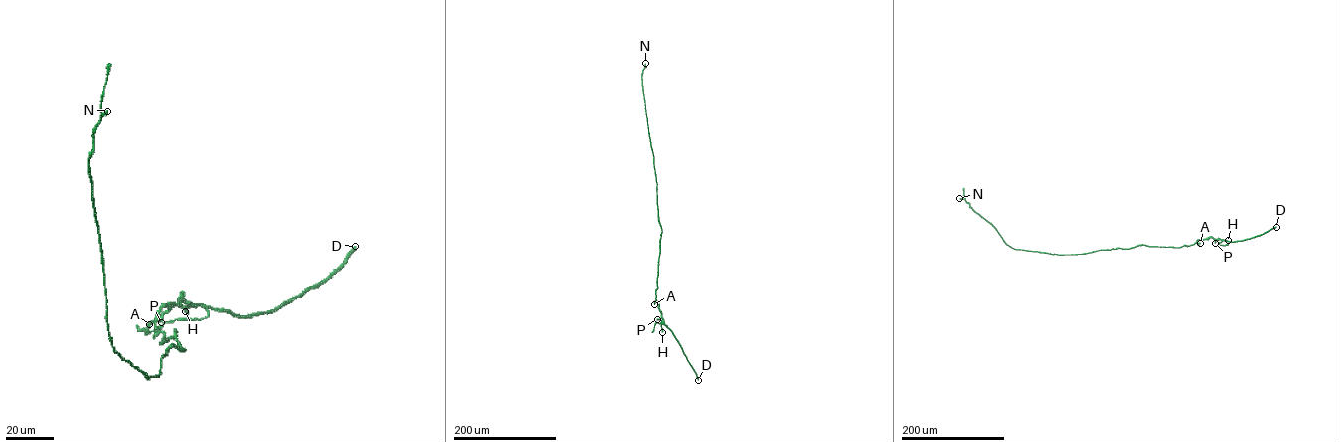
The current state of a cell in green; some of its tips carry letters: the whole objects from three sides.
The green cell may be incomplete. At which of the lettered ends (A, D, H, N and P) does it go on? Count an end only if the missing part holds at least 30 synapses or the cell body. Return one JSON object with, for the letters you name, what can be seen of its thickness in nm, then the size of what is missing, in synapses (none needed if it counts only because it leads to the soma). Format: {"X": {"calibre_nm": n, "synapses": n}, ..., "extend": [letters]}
{"extend": []}

